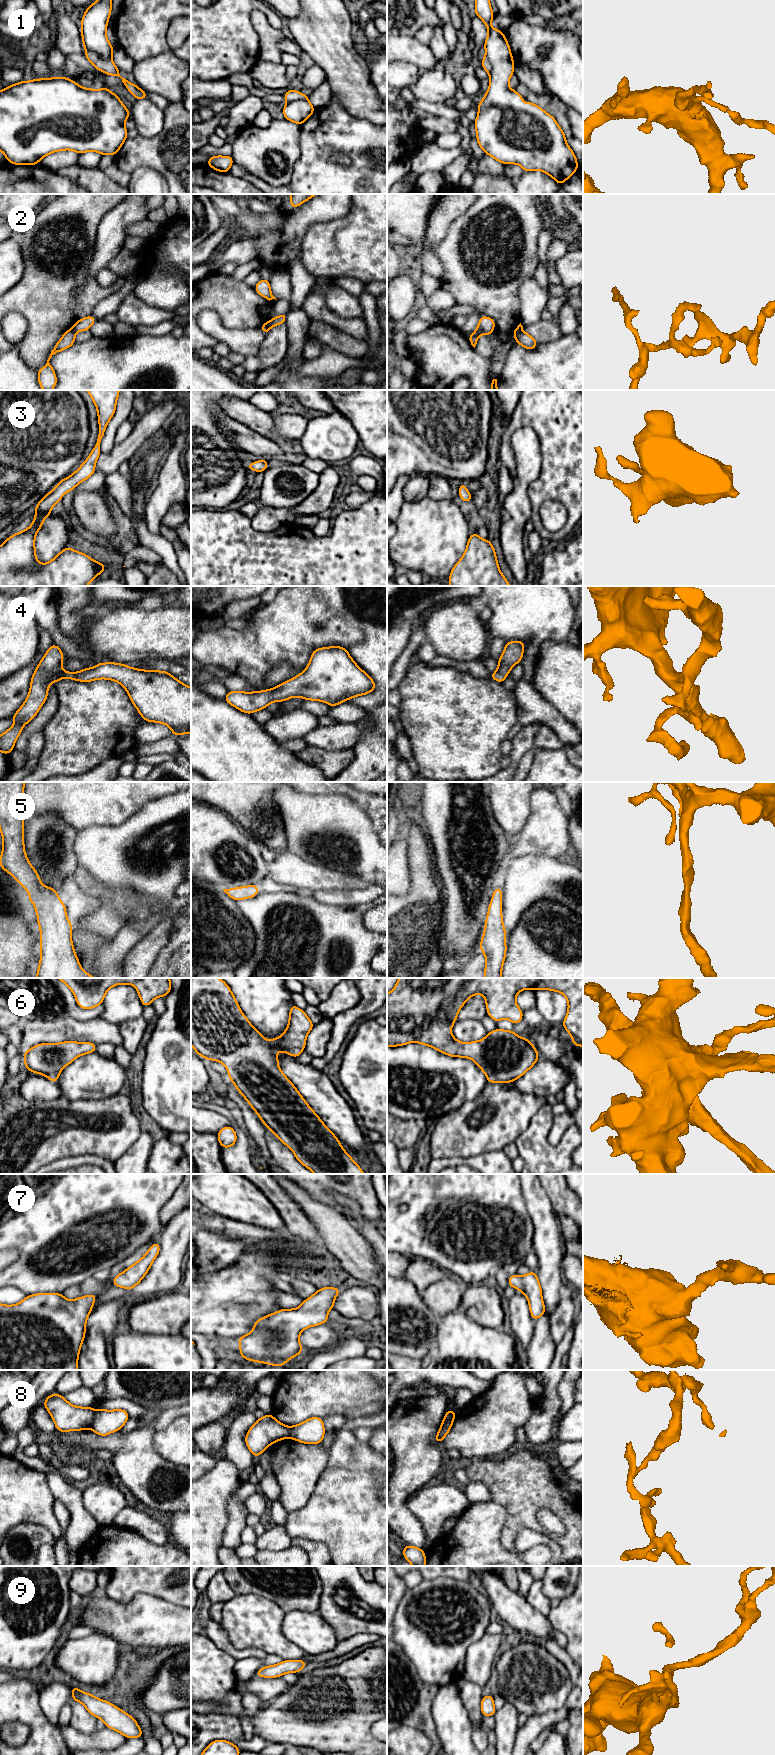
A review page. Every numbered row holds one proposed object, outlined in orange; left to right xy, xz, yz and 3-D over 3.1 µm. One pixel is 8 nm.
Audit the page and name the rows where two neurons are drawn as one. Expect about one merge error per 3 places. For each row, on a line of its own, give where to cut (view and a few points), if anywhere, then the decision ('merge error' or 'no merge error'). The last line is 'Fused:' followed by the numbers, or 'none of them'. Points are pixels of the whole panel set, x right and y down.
1: cut xy (86, 49), (95, 52), (105, 59), (111, 59); merge error
2: cut xz (268, 321), (270, 327); merge error
3: cut none; no merge error
4: cut none; no merge error
5: cut none; no merge error
6: cut none; no merge error
7: cut none; no merge error
8: cut xy (95, 1411), (93, 1423), (90, 1427); merge error
9: cut none; no merge error
Fused: 1, 2, 8

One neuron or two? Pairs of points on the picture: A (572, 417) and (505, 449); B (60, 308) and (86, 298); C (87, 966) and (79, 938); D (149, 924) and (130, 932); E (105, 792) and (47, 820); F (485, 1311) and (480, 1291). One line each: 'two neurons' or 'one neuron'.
A: one neuron
B: one neuron
C: one neuron
D: one neuron
E: two neurons
F: one neuron

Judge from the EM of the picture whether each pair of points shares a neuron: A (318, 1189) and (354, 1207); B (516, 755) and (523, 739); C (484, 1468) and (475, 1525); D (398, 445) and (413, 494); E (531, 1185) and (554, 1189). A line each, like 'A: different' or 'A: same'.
A: different
B: same
C: different
D: different
E: different

